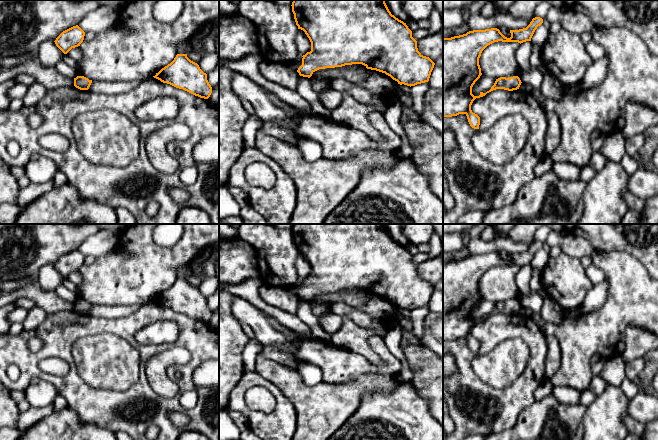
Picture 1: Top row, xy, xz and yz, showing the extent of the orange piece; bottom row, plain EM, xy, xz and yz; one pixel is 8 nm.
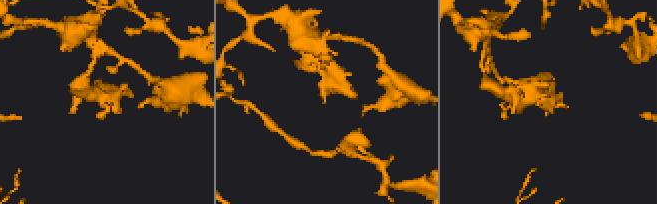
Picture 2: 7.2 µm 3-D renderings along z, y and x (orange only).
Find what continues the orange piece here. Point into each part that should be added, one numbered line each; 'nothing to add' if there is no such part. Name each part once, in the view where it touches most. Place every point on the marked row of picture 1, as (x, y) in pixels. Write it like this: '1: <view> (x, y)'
nothing to add

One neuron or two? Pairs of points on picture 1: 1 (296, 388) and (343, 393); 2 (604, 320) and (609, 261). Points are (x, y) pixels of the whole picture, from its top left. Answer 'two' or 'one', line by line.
1: one
2: one

